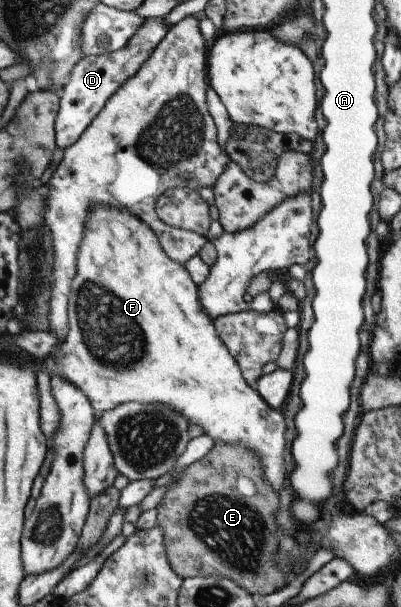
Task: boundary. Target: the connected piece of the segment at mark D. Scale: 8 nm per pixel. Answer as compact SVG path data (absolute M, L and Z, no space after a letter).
M164 16L145 18L143 25L134 31L121 49L100 56L82 56L76 62L59 96L60 118L56 118L56 146L58 148L66 148L72 142L76 142L78 136L87 129L92 119L104 106L108 97L142 66L169 28L163 18Z

